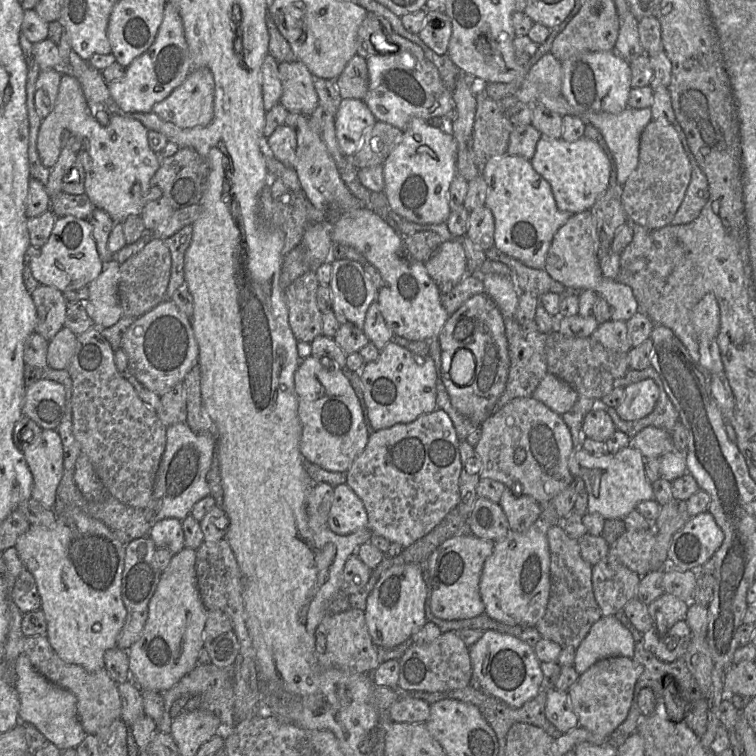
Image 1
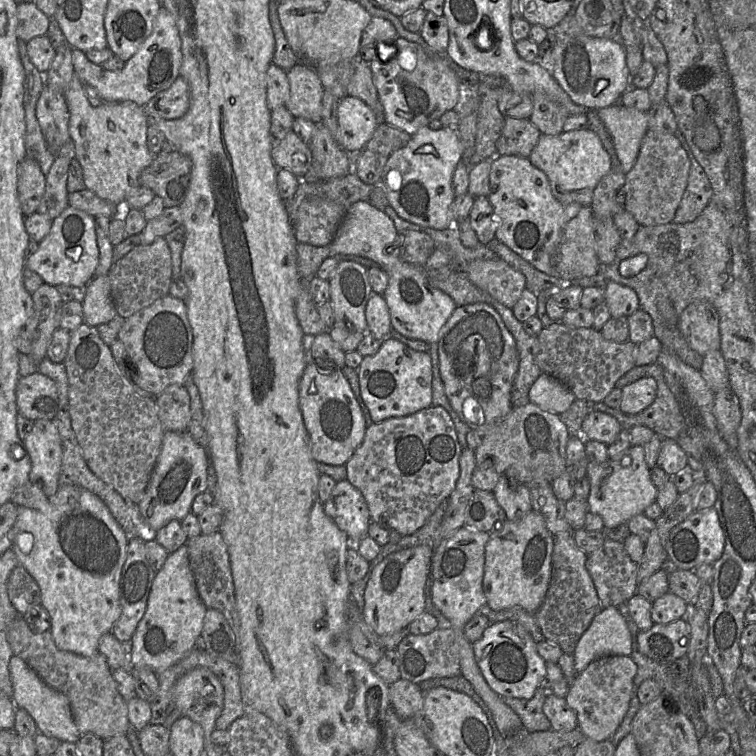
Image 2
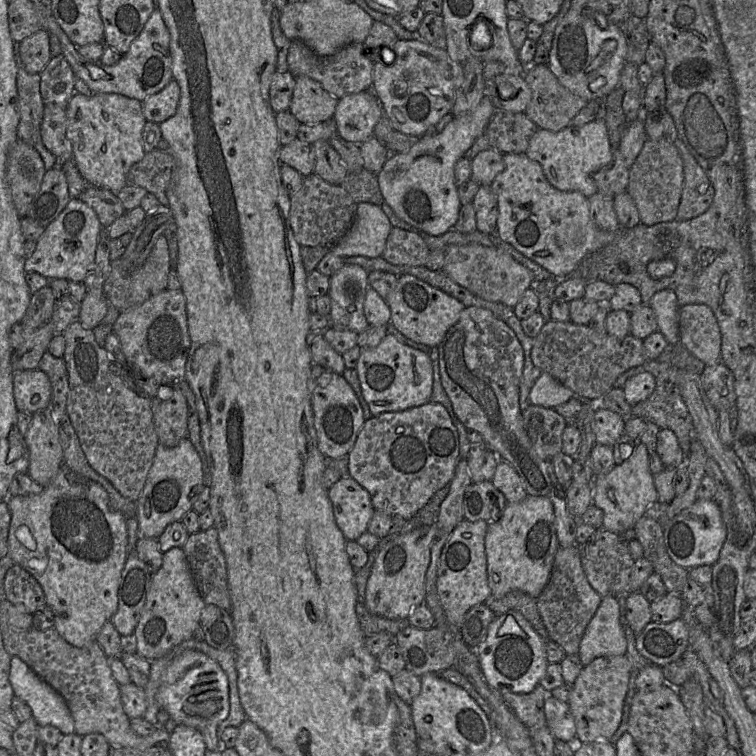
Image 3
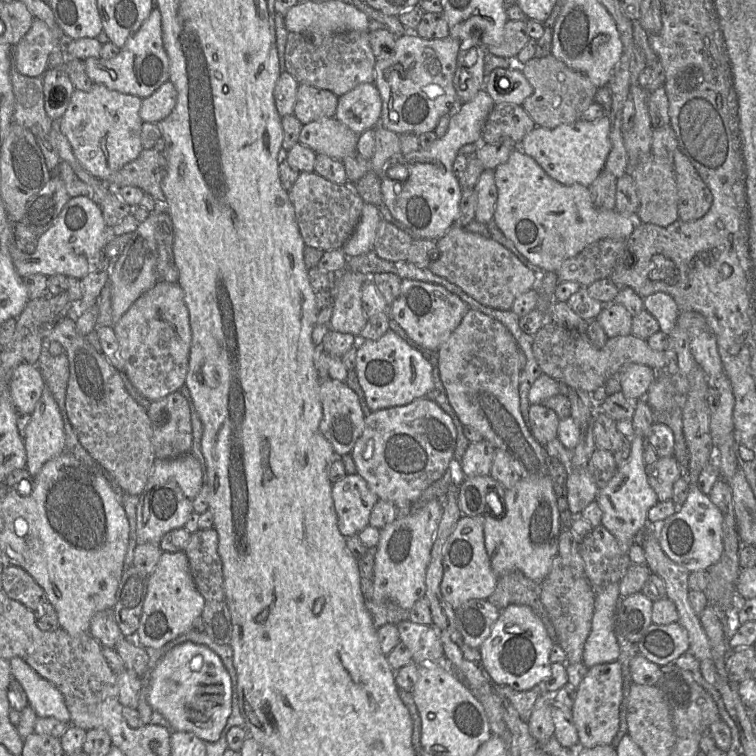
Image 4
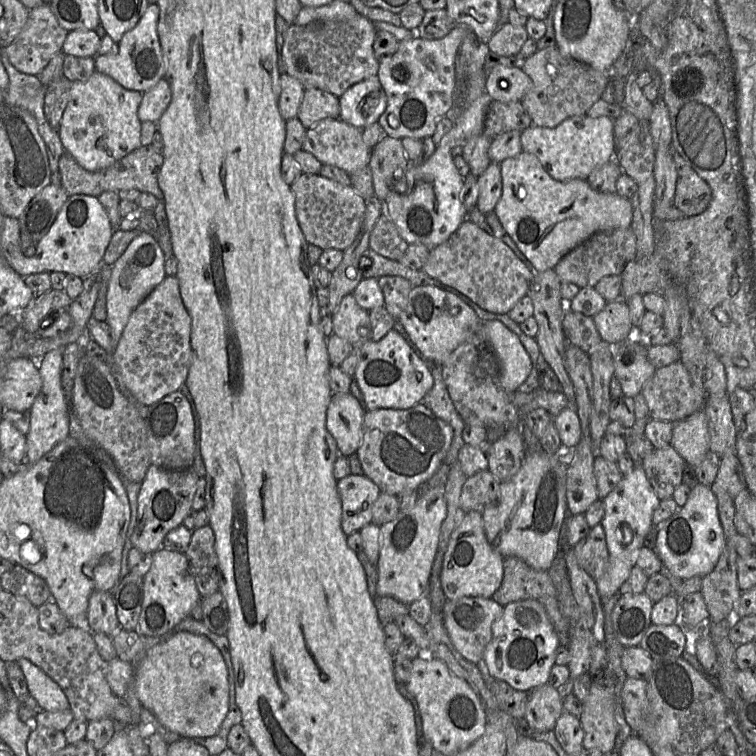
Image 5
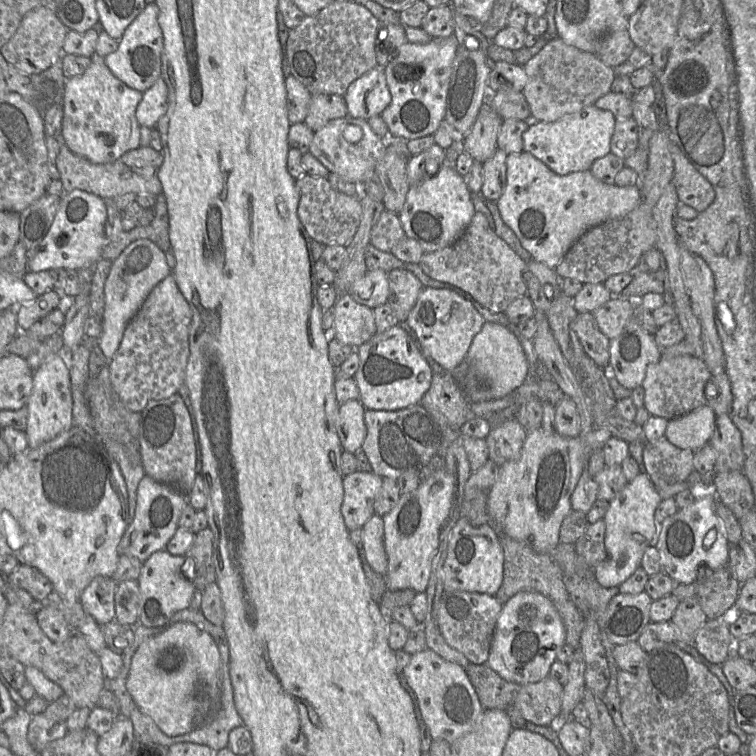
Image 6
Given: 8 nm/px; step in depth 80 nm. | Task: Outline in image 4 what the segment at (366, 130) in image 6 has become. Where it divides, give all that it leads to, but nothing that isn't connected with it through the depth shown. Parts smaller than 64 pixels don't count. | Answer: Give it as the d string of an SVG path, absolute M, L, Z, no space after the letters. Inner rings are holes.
M320 118L304 124L299 142L311 148L316 154L325 154L343 161L358 153L359 135L336 118Z

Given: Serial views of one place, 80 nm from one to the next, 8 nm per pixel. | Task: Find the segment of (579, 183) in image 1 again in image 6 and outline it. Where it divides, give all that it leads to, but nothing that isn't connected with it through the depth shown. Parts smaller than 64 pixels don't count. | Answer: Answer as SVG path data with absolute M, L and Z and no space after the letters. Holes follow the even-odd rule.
M595 104L566 114L552 122L532 119L522 135L523 150L530 152L559 175L590 170L596 159L611 152L610 143L615 124L614 114L609 110L598 108Z

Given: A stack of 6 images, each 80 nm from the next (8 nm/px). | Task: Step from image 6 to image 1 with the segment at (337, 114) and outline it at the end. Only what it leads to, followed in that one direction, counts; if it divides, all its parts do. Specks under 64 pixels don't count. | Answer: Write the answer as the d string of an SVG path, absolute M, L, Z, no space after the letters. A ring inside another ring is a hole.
M299 60L279 63L278 71L282 83L280 104L289 112L311 116L319 105L314 76Z

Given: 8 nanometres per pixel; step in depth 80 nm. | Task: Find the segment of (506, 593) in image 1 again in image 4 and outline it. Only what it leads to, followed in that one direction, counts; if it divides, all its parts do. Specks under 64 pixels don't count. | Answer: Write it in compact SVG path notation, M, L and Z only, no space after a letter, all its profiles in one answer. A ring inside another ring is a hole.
M549 476L523 477L512 488L505 489L504 510L500 518L487 512L484 516L484 543L491 568L500 578L513 571L521 572L530 580L541 583L549 574L554 558L558 555L560 512Z

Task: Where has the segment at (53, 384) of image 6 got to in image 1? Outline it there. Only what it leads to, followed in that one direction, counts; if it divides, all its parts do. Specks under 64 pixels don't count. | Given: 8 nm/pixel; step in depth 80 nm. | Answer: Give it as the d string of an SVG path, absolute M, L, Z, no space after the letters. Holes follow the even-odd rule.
M42 429L38 440L23 450L33 477L32 498L53 509L63 476L63 446L57 430Z

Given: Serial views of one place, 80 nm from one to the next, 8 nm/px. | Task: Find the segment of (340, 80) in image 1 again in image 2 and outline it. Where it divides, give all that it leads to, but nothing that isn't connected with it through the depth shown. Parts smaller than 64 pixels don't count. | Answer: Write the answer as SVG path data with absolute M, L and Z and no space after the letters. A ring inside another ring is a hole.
M356 59L356 68L347 87L348 96L363 100L374 112L377 124L385 122L383 106L373 83L370 62Z

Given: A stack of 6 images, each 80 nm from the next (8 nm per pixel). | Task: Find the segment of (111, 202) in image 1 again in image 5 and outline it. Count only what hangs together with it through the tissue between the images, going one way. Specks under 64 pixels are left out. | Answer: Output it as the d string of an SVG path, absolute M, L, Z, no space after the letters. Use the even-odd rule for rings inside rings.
M94 71L84 81L70 84L69 100L63 112L58 134L65 152L89 172L111 167L141 146L141 121L138 108L143 93L127 90L111 77Z

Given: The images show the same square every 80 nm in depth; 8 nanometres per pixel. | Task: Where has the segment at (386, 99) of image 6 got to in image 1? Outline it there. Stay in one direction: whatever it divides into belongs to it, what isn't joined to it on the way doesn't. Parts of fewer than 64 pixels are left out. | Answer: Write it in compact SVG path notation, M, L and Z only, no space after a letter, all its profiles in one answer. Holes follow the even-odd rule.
M342 99L335 115L339 148L345 157L353 157L362 147L368 131L377 119L361 99Z

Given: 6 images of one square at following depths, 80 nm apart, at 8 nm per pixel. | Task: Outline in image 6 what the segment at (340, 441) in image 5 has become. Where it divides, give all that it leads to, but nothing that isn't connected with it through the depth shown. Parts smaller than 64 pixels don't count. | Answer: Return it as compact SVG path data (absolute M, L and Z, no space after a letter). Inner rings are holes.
M351 399L339 405L336 430L344 451L355 453L357 449L362 449L367 435L365 410L359 399Z

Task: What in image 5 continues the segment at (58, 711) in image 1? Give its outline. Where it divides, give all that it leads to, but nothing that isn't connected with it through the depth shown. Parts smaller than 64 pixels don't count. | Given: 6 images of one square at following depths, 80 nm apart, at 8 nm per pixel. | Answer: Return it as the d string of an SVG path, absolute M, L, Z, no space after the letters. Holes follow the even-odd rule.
M25 658L16 662L25 676L28 693L37 701L41 711L63 711L70 708L62 688L39 667Z

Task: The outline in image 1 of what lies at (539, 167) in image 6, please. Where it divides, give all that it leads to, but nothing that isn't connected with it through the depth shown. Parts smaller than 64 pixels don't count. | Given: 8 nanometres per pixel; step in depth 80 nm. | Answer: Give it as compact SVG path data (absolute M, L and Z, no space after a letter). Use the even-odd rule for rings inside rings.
M504 154L490 158L483 165L482 174L487 184L485 205L495 220L495 247L529 267L544 269L554 235L572 213L557 207L549 182L522 156Z

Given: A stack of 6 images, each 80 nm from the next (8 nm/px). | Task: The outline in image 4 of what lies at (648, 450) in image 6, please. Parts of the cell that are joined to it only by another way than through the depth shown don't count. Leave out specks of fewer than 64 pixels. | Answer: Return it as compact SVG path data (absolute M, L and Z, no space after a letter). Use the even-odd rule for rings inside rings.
M674 456L658 458L654 463L645 465L645 471L660 502L672 499L674 483L684 474Z

